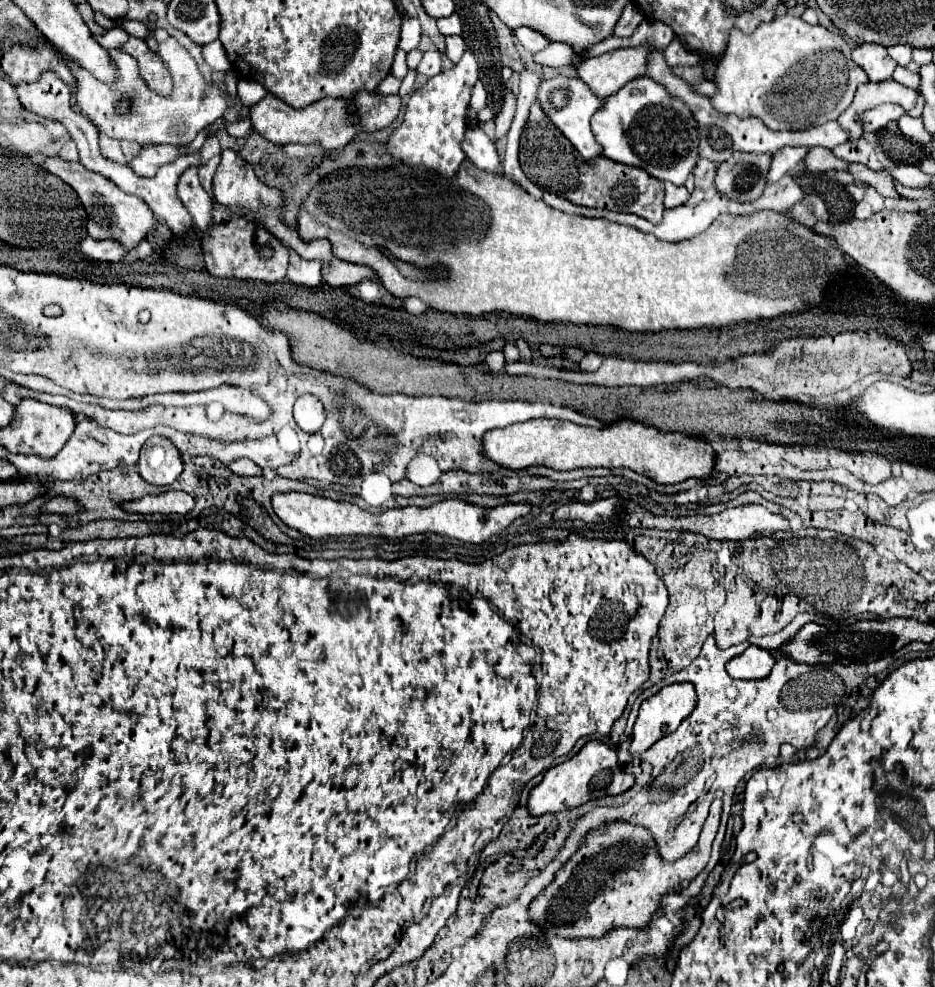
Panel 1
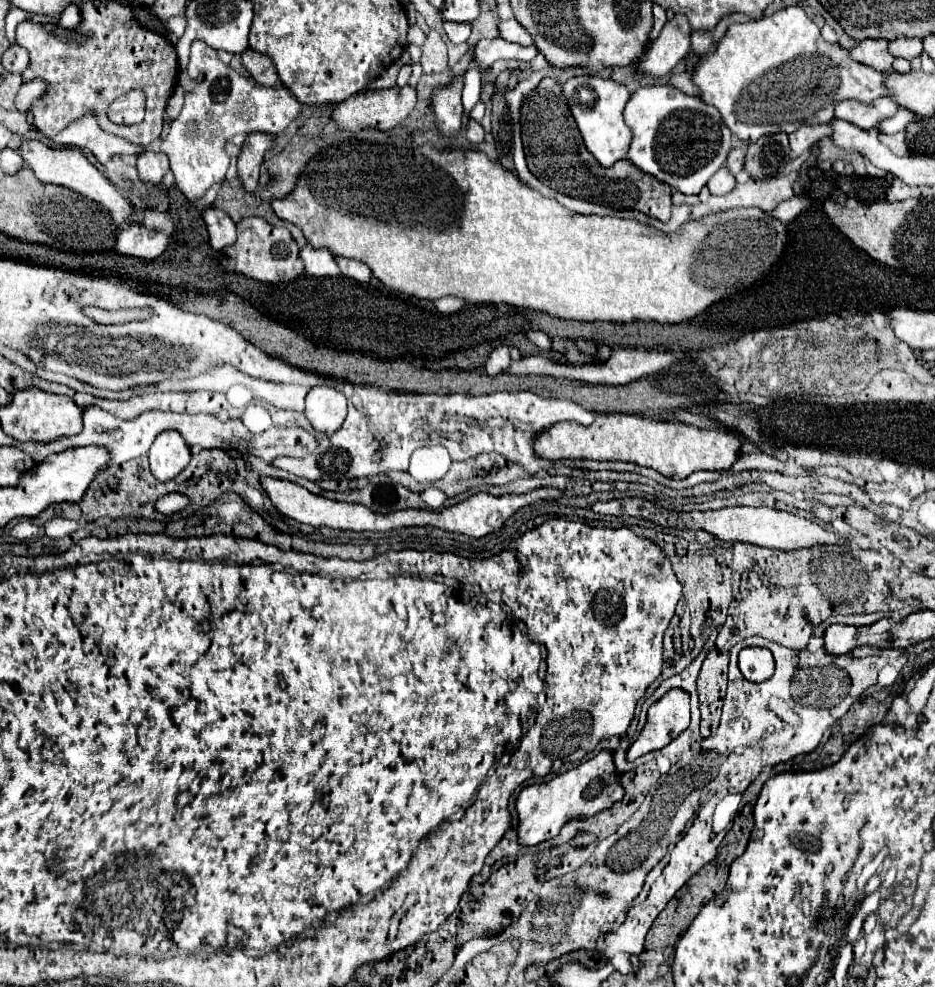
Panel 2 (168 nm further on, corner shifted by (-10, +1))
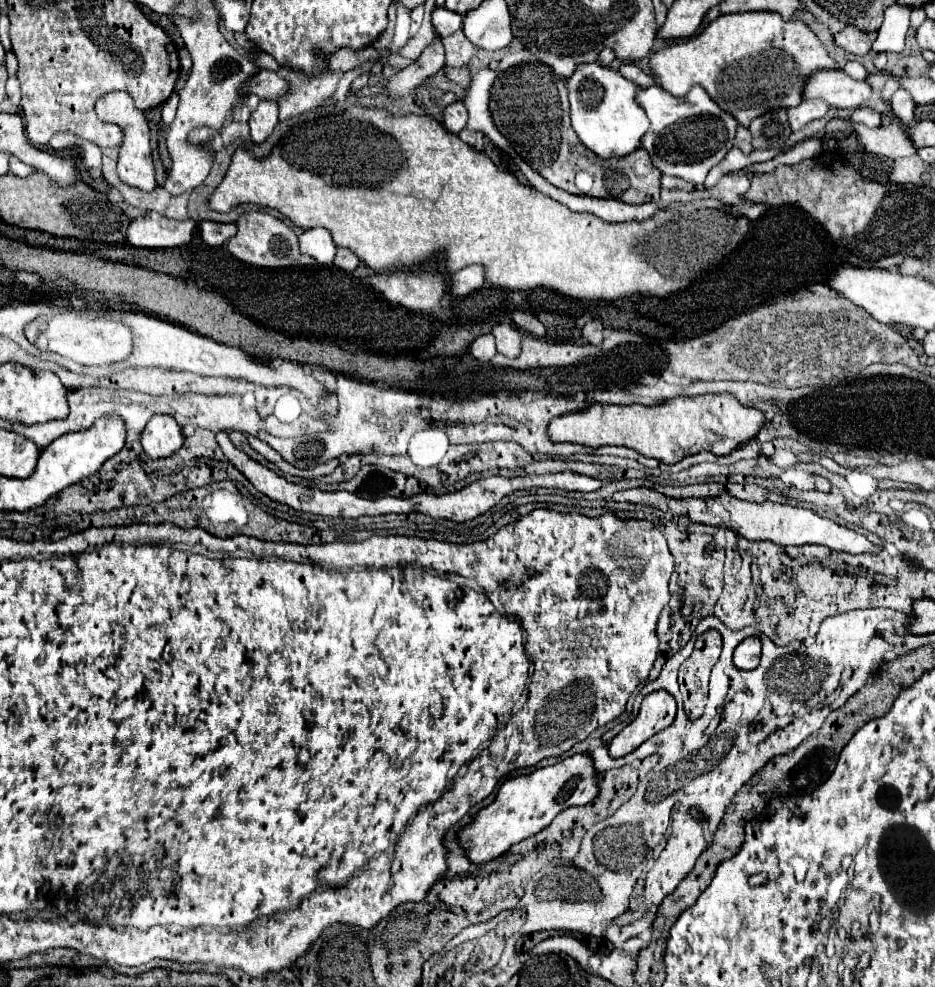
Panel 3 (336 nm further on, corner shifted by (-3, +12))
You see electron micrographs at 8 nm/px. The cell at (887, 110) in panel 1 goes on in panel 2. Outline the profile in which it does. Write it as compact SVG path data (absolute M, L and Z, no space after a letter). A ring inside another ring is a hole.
M881 97L871 103L859 103L853 99L845 99L835 105L835 119L849 121L861 129L873 129L879 123L879 119L891 117L897 109L899 105L889 97Z

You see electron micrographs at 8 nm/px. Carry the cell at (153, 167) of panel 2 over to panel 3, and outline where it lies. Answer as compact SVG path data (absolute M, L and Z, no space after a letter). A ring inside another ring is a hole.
M108 92L96 100L96 114L104 122L112 122L124 128L124 140L120 146L118 156L118 176L124 184L140 188L140 190L154 190L154 162L152 162L152 148L150 148L150 126L142 110L134 106L132 96L128 92Z

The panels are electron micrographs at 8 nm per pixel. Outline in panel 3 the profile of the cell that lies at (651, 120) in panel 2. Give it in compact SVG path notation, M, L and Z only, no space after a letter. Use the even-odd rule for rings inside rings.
M654 84L650 88L640 88L636 102L644 108L650 120L650 130L640 140L640 146L650 152L652 162L666 176L676 176L690 184L702 184L708 170L734 146L736 120L720 110L700 86L684 98L674 98L670 92L664 92L664 88Z

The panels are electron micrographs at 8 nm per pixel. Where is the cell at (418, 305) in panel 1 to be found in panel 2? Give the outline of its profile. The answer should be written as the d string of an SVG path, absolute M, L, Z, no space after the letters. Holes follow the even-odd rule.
M449 295L449 297L443 297L443 299L435 301L435 307L437 307L441 313L455 313L455 311L459 311L465 303L467 303L467 301Z

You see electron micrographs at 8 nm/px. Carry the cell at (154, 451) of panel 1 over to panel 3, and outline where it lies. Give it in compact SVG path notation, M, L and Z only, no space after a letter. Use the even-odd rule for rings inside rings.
M156 414L148 420L142 432L142 448L148 458L168 458L180 450L180 444L184 444L184 436L178 422L172 416Z

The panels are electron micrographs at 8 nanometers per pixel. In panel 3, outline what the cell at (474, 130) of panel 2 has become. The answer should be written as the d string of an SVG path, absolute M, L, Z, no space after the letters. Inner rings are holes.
M454 102L454 104L446 106L446 110L444 110L444 128L448 132L458 134L466 126L466 120L468 120L468 110L462 102Z

